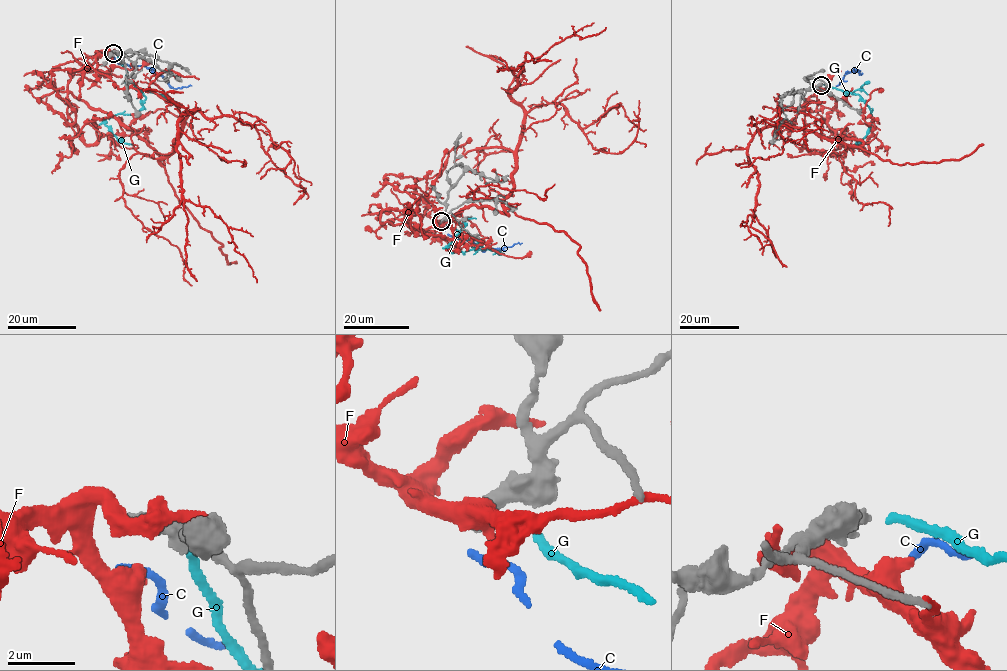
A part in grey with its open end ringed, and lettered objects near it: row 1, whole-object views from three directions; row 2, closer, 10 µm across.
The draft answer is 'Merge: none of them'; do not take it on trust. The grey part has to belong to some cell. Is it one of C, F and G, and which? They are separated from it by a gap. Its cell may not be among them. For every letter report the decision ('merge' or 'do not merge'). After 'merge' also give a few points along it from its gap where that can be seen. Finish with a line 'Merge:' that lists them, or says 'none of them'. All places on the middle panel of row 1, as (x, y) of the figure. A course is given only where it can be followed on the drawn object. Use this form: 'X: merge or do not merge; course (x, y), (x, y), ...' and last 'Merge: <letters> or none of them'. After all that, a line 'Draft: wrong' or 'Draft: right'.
C: do not merge
F: do not merge
G: do not merge
Merge: none of them
Draft: right

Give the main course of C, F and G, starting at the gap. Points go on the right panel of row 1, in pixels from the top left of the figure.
C: (826, 87), (837, 85), (844, 75), (854, 70), (859, 75), (856, 66)
F: (823, 88), (836, 100), (828, 124), (862, 143), (758, 129), (746, 224), (762, 255)
G: (824, 84), (858, 94), (871, 111), (868, 133), (860, 142), (856, 144), (856, 141)

